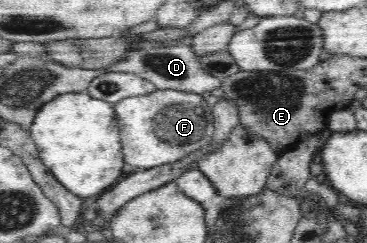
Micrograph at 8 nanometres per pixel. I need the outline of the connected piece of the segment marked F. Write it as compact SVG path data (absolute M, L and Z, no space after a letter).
M155 89L147 95L135 95L121 99L113 104L120 129L122 154L126 165L133 165L137 169L149 169L155 165L178 162L182 157L200 150L206 146L214 134L214 117L212 107L205 102L201 94L173 89Z

